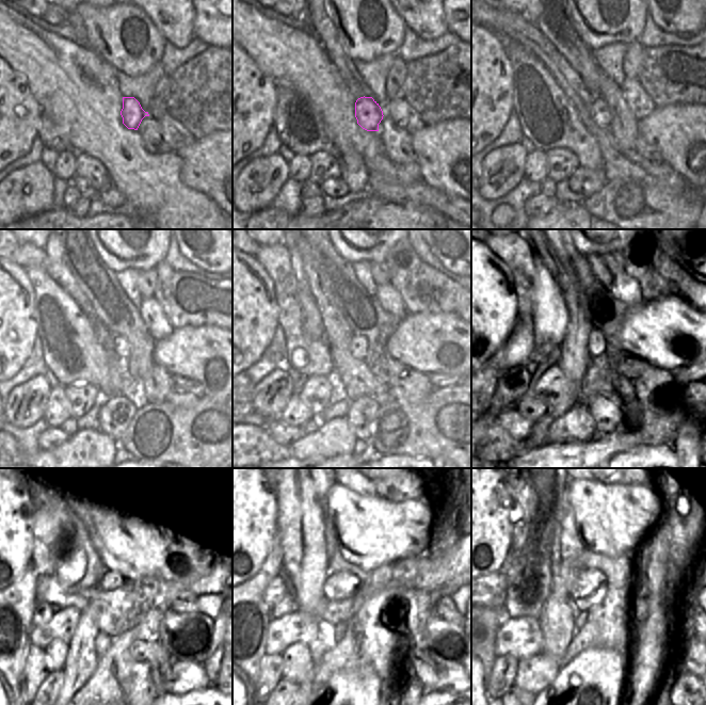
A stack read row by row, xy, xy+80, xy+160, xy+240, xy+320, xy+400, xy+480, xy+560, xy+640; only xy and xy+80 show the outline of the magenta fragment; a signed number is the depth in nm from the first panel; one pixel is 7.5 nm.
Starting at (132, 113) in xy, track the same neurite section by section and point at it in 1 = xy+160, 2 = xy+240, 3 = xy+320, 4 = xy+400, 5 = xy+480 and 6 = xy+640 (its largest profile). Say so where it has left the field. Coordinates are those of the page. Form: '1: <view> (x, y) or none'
1: xy+160 (600, 112)
2: xy+240 (119, 343)
3: xy+320 (358, 345)
4: xy+400 (596, 343)
5: xy+480 (97, 575)
6: xy+640 (589, 589)

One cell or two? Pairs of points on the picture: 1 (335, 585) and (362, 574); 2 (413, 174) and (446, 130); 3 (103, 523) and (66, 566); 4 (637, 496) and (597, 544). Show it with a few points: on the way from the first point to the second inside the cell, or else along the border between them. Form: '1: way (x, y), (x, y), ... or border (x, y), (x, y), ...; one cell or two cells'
1: border (341, 558), (362, 582); two cells
2: border (417, 160), (421, 179); two cells
3: border (74, 518), (77, 518), (83, 525), (89, 540); two cells
4: way (629, 508), (625, 516), (609, 532); one cell

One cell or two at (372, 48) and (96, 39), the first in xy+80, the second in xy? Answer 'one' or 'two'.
one

